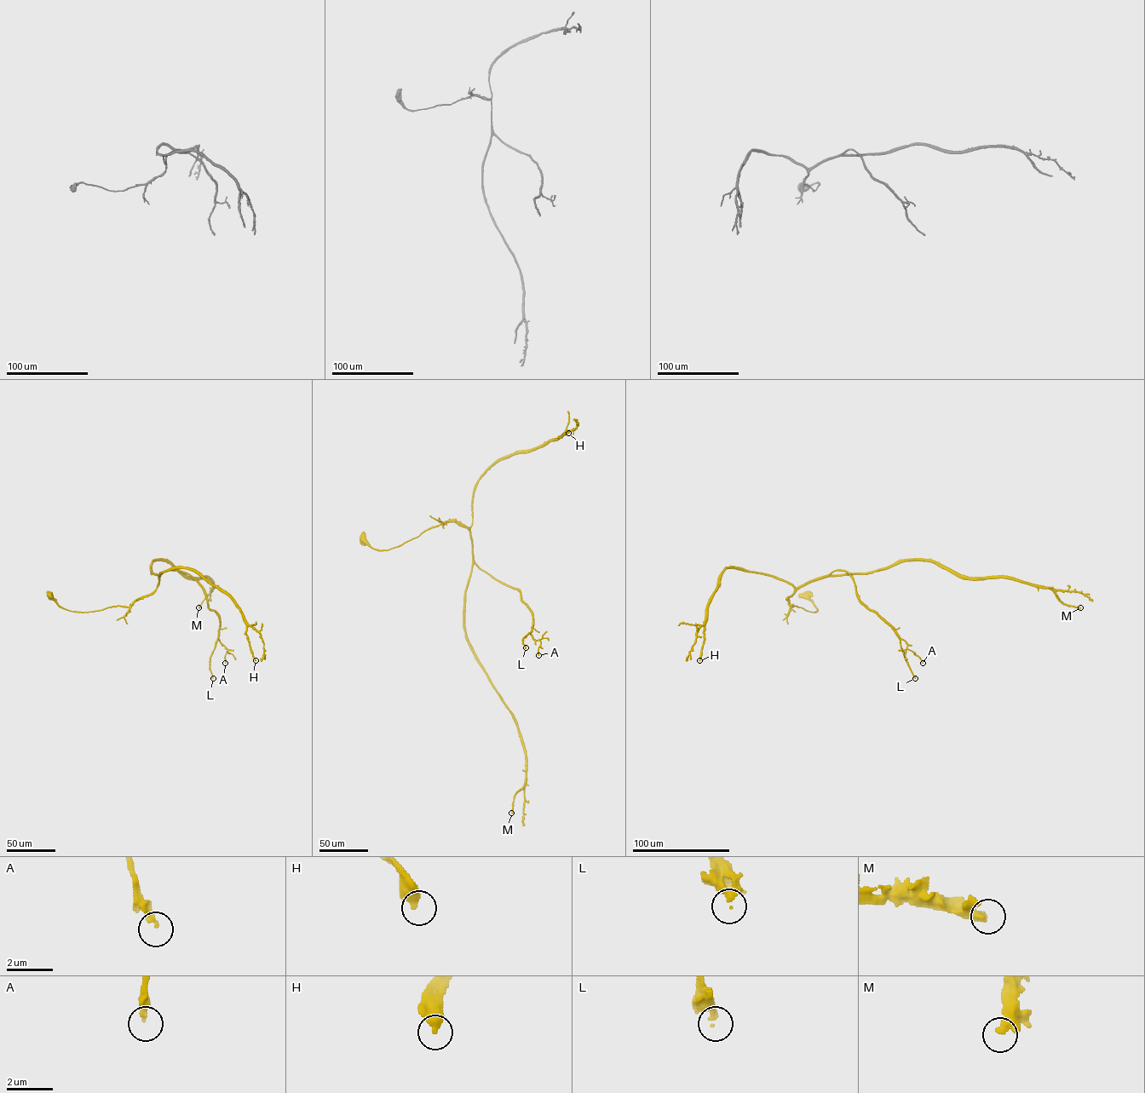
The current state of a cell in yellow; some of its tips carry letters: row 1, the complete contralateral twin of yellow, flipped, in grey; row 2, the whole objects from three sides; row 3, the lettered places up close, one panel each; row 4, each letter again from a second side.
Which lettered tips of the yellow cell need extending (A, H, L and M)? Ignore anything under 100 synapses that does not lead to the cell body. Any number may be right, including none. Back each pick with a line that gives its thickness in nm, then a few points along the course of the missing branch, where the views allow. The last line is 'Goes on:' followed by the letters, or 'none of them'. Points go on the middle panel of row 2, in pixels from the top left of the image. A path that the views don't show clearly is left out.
Goes on: none of them

